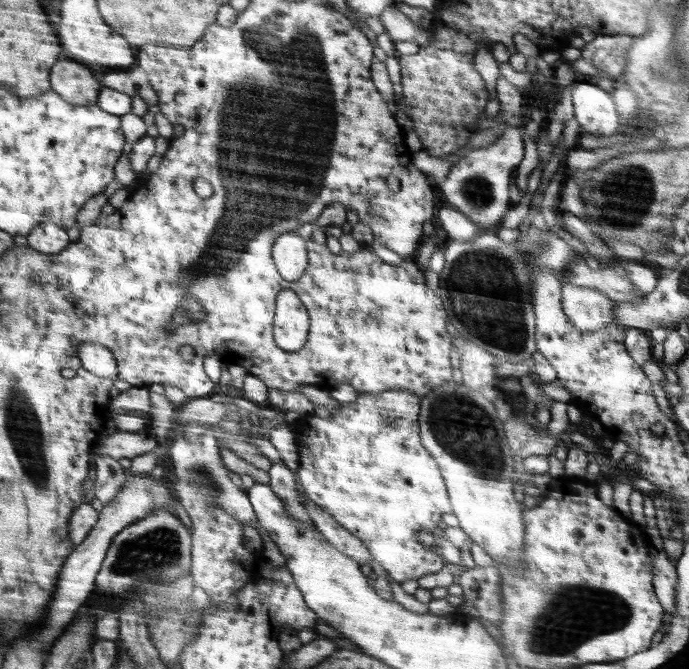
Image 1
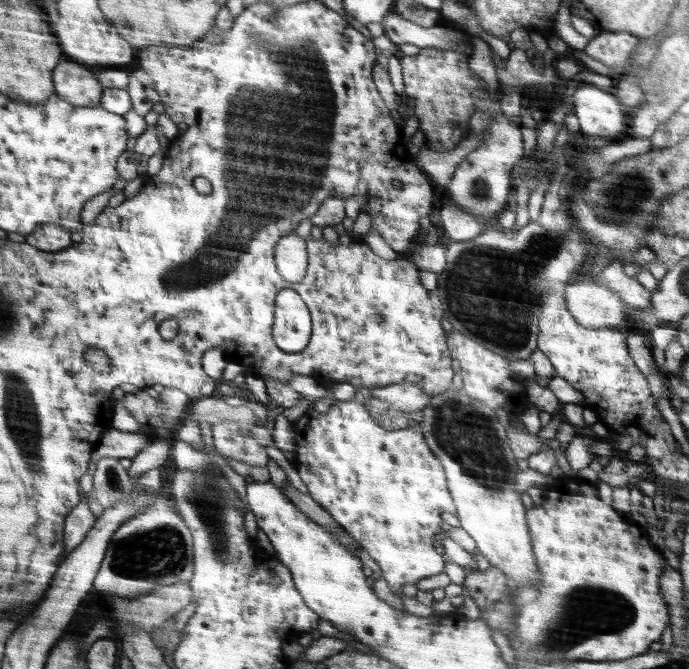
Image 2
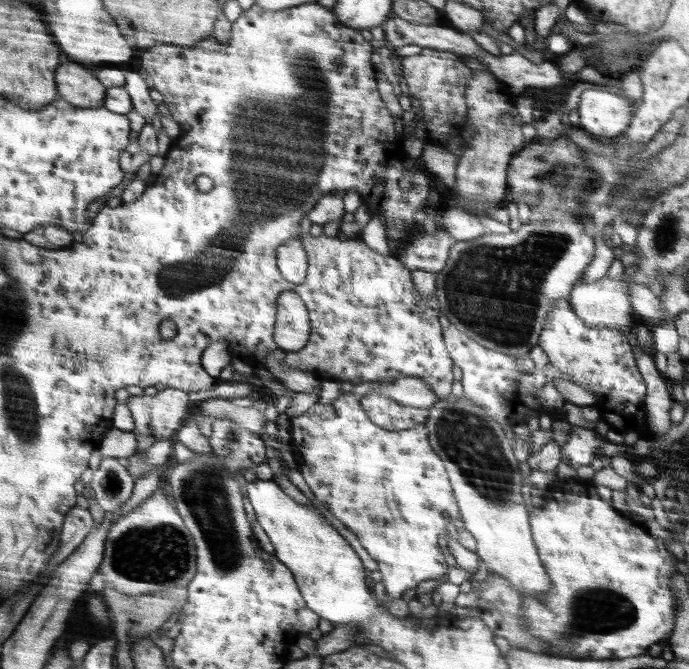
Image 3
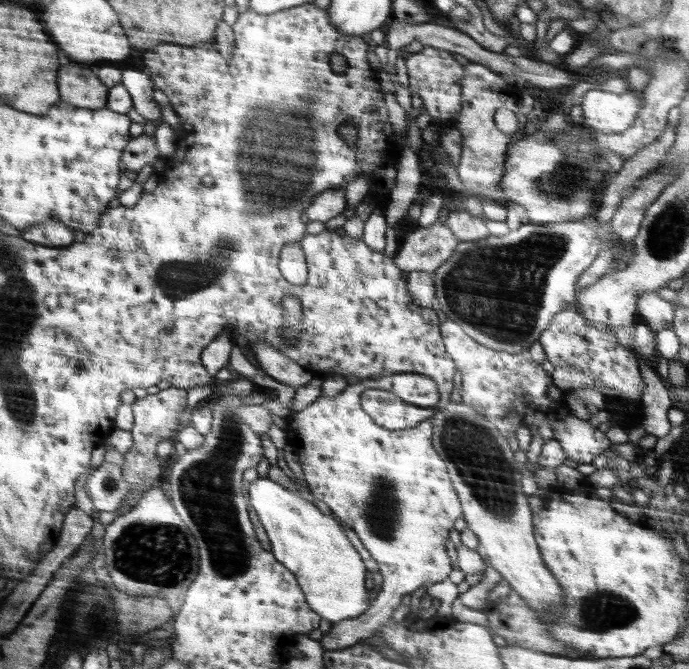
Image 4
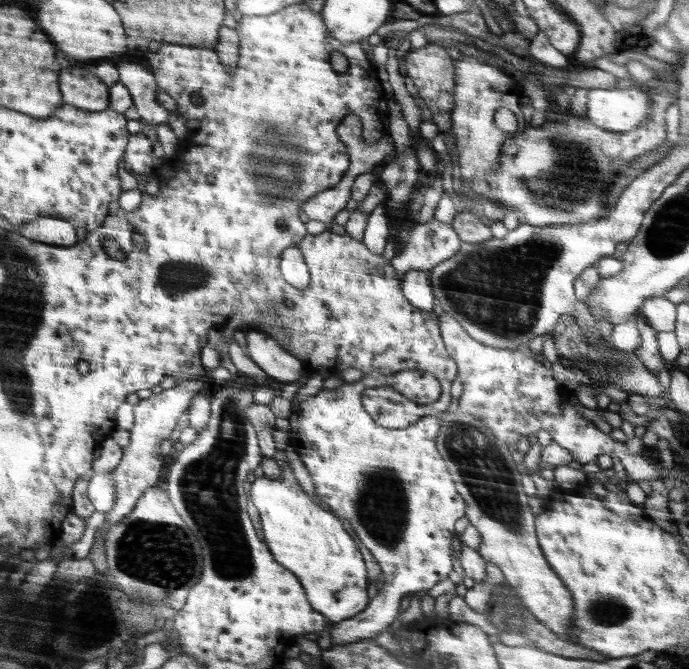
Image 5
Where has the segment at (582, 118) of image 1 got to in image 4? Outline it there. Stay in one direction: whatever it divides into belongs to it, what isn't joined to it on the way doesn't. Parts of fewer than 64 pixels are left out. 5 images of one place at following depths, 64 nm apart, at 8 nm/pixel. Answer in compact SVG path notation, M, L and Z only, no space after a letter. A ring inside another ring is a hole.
M591 89L582 100L583 124L602 133L621 133L638 118L644 104L642 94L627 91L621 94Z

